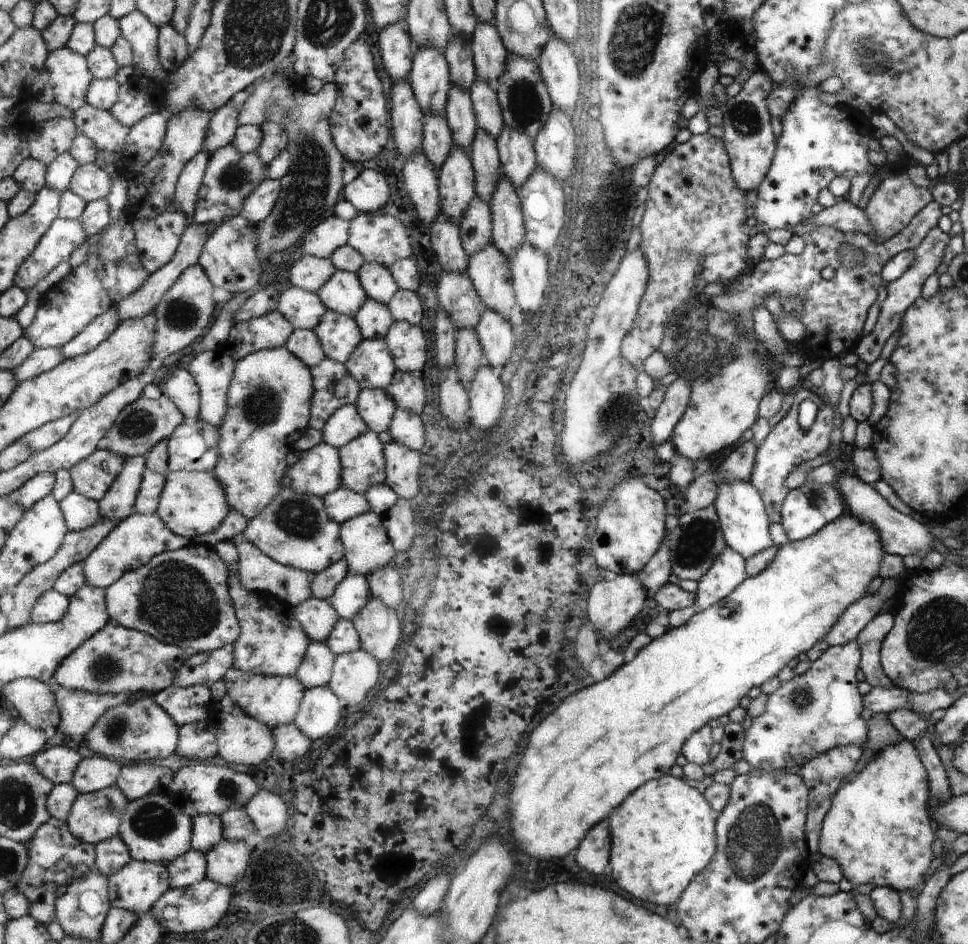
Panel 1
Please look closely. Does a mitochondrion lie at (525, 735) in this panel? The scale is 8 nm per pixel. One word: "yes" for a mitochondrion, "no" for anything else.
no

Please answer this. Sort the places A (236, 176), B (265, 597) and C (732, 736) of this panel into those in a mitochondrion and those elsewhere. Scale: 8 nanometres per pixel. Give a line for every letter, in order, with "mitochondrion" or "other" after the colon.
A: mitochondrion
B: other
C: other

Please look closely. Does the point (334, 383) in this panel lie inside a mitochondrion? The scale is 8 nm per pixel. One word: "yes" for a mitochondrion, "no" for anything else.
no

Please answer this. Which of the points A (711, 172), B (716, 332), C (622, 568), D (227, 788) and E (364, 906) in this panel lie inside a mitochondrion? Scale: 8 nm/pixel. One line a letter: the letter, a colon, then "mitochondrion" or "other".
A: other
B: mitochondrion
C: other
D: mitochondrion
E: other

